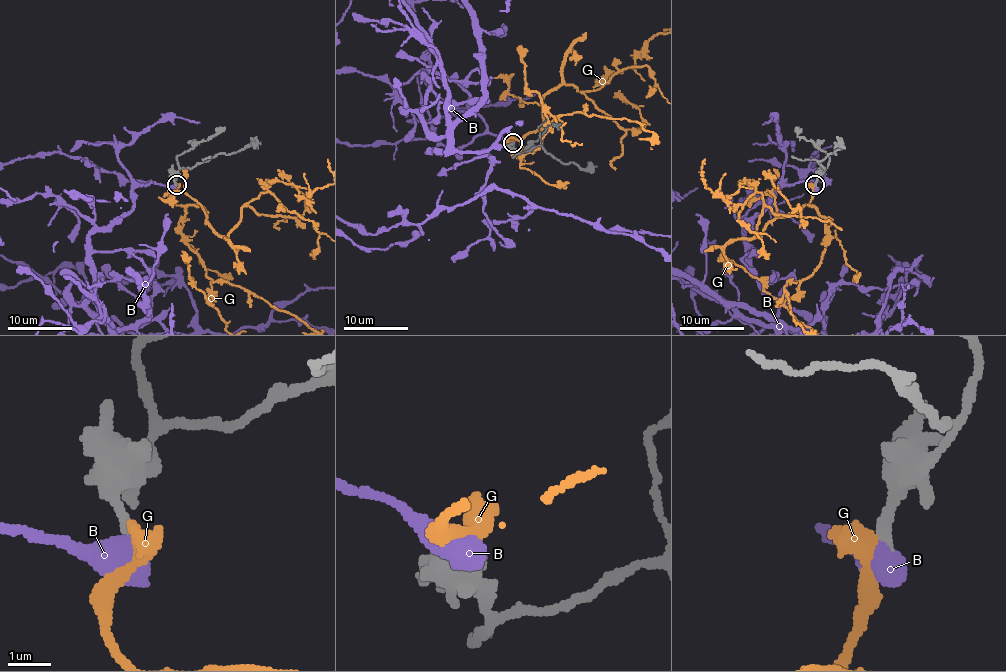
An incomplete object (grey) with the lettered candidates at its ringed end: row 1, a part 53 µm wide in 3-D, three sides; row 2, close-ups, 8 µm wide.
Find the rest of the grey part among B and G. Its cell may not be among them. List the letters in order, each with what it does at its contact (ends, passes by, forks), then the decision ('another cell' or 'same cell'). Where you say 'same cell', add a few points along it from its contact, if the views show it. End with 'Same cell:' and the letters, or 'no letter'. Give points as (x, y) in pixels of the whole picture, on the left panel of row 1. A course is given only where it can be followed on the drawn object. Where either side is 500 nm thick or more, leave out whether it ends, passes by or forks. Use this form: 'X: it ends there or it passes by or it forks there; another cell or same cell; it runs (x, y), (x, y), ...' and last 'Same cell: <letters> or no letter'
B: another cell
G: it ends there; same cell; it runs (176, 184), (173, 202), (184, 208), (181, 239), (213, 281), (289, 311), (316, 331)
Same cell: G

